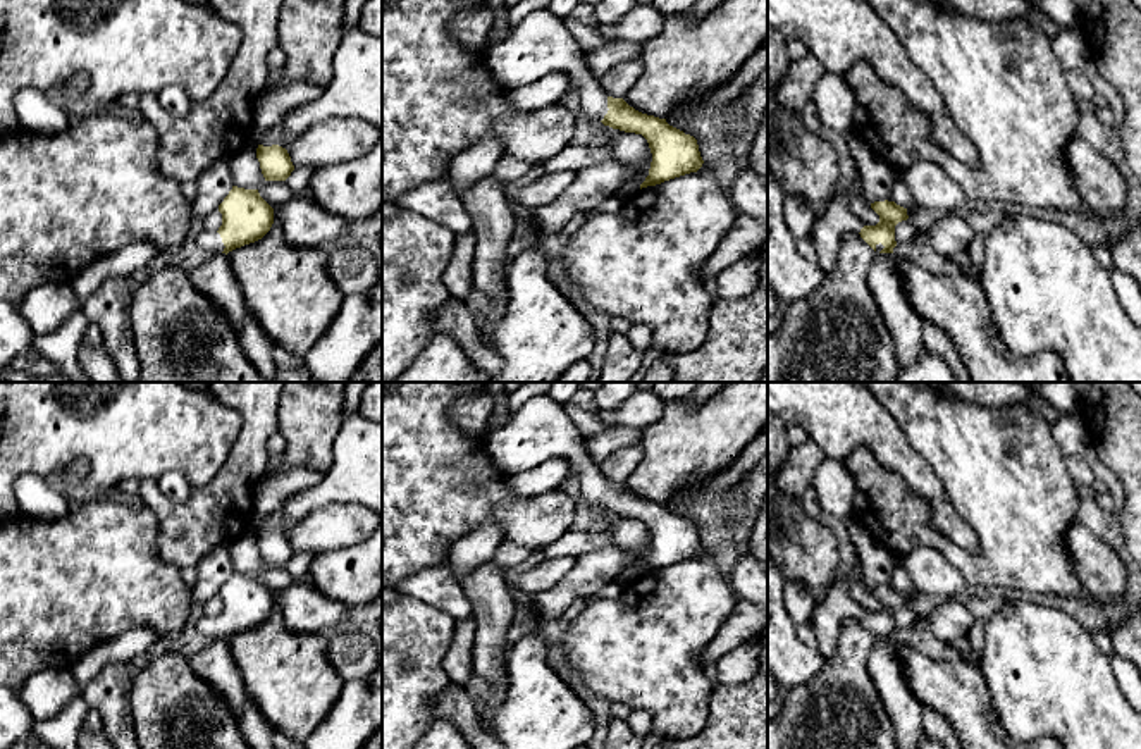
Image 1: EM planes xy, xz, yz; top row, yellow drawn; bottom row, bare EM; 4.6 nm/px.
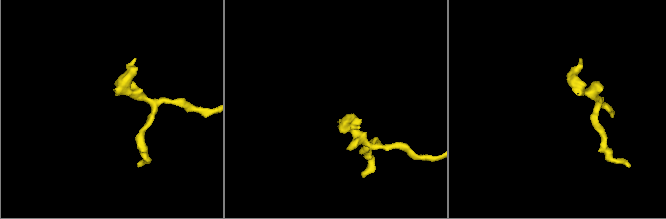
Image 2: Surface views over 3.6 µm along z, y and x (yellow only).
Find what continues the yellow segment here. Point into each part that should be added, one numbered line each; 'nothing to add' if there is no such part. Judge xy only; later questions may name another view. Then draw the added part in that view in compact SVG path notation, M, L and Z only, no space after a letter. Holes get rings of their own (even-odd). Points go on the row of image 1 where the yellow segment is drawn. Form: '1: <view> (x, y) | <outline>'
1: xy (210, 241) | M203 231L198 238L198 245L208 251L210 255L212 253L222 253L224 251L224 243L222 243L222 238L220 234L215 231L215 232L208 232L208 231Z

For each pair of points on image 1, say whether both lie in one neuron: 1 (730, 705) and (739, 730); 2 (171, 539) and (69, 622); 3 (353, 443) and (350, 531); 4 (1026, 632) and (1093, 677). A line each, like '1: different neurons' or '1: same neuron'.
1: same neuron
2: different neurons
3: different neurons
4: same neuron

